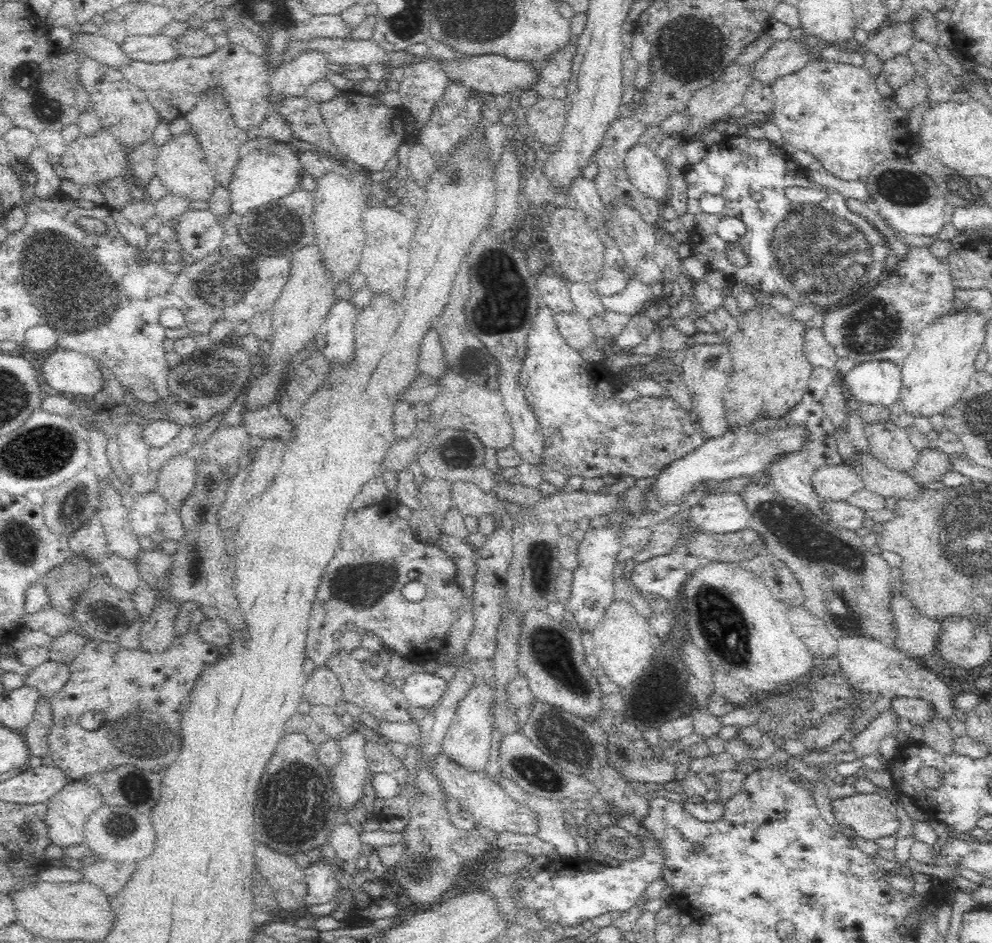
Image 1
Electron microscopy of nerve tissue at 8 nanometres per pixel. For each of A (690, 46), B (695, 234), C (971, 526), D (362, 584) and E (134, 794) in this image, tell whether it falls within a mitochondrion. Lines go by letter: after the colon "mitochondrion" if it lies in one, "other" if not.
A: mitochondrion
B: other
C: mitochondrion
D: mitochondrion
E: mitochondrion

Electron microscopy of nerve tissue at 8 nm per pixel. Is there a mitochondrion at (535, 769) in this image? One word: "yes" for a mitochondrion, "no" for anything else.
yes

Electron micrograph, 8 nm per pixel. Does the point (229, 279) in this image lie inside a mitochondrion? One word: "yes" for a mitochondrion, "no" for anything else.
yes

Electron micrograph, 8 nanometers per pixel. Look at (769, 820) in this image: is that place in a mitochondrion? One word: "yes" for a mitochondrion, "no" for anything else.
no

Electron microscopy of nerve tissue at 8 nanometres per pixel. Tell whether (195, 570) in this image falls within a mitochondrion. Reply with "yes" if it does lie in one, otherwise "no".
no

